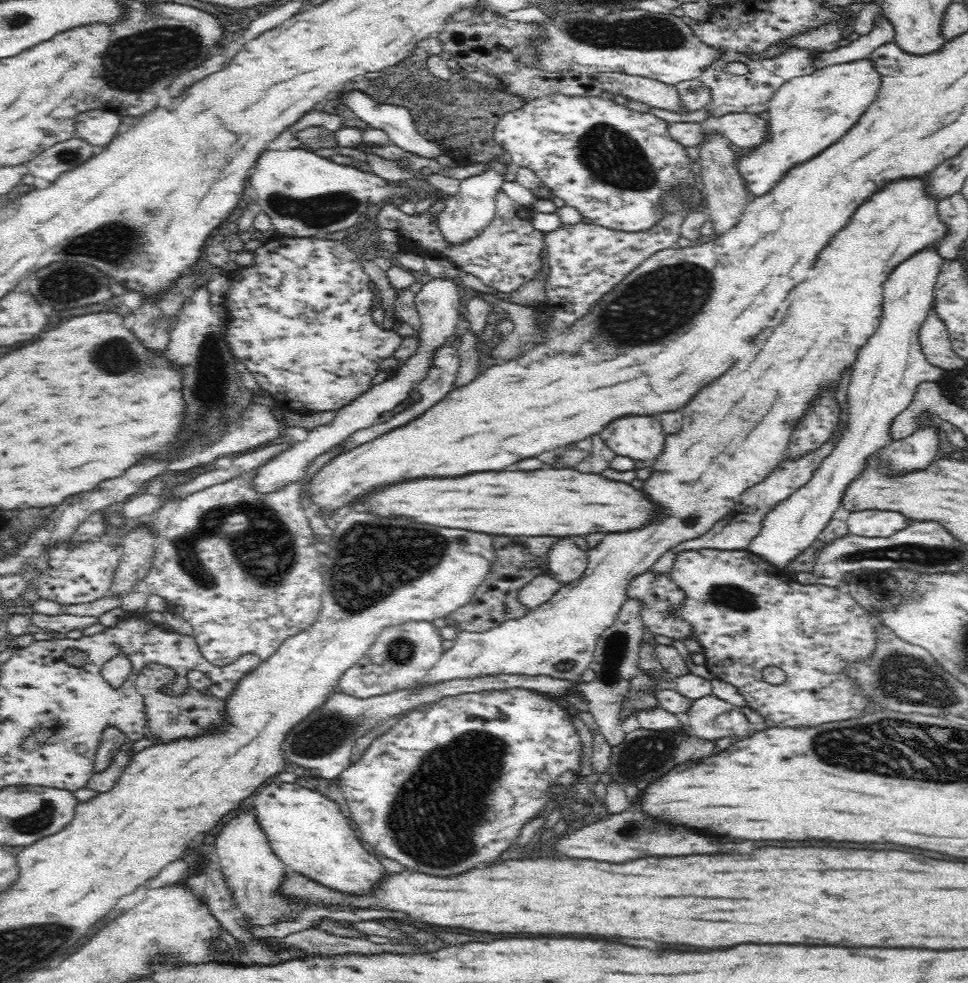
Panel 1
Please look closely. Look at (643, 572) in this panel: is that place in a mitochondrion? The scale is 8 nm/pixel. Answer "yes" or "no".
no

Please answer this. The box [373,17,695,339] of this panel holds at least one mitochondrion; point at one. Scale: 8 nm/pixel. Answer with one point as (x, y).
(611, 156)

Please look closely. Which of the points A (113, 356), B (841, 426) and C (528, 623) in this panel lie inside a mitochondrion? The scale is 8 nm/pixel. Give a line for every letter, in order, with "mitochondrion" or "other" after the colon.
A: mitochondrion
B: other
C: other

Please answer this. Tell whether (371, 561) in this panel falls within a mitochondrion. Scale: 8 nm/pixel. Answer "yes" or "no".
yes

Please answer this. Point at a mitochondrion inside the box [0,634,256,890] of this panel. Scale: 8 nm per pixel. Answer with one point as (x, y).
(40, 819)

